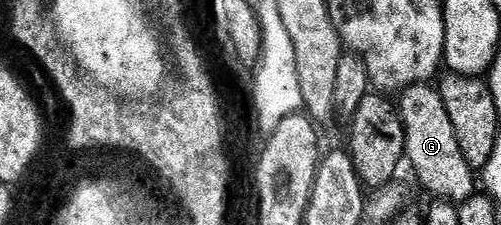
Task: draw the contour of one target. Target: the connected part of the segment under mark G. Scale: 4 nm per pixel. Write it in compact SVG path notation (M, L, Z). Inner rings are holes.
M415 84L400 93L397 108L404 128L404 153L406 161L412 164L415 174L422 186L431 192L430 195L440 199L450 200L452 203L460 204L473 196L477 190L477 180L474 171L463 159L460 147L457 146L456 135L453 134L452 123L449 122L448 111L436 87L426 84Z

